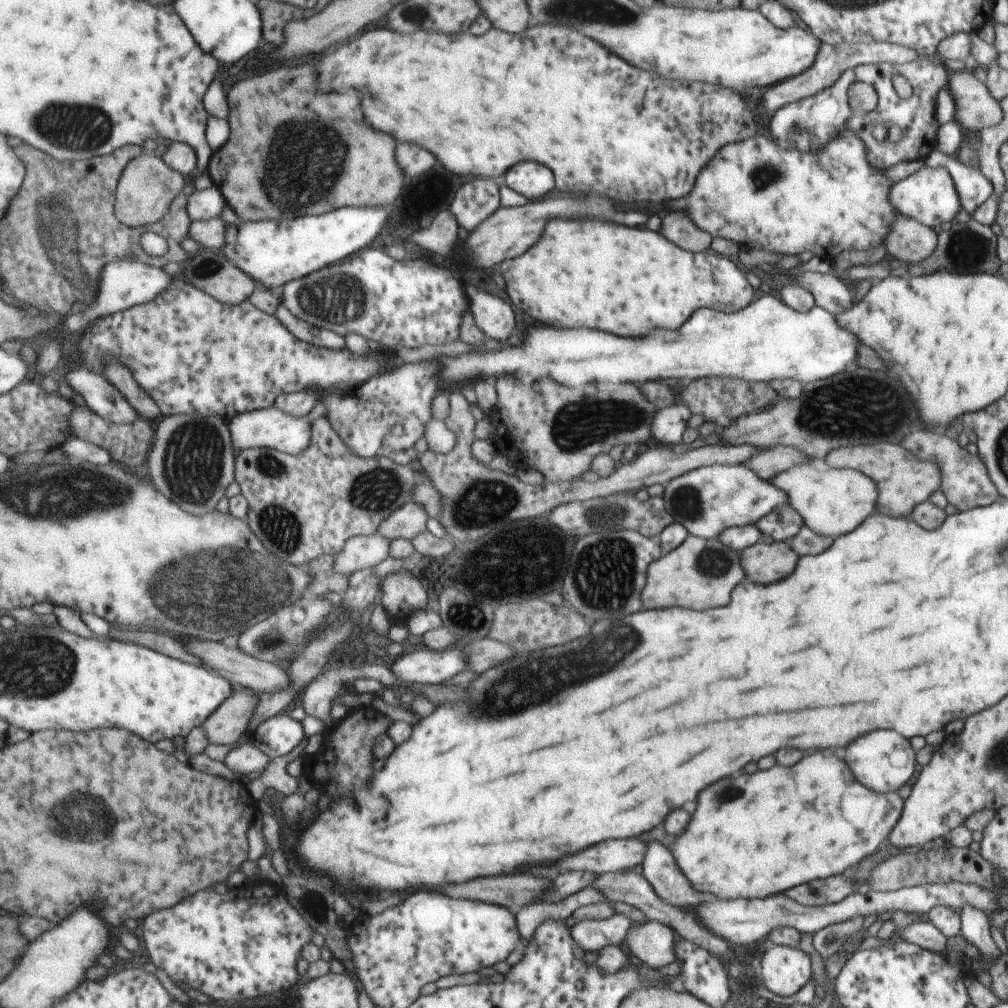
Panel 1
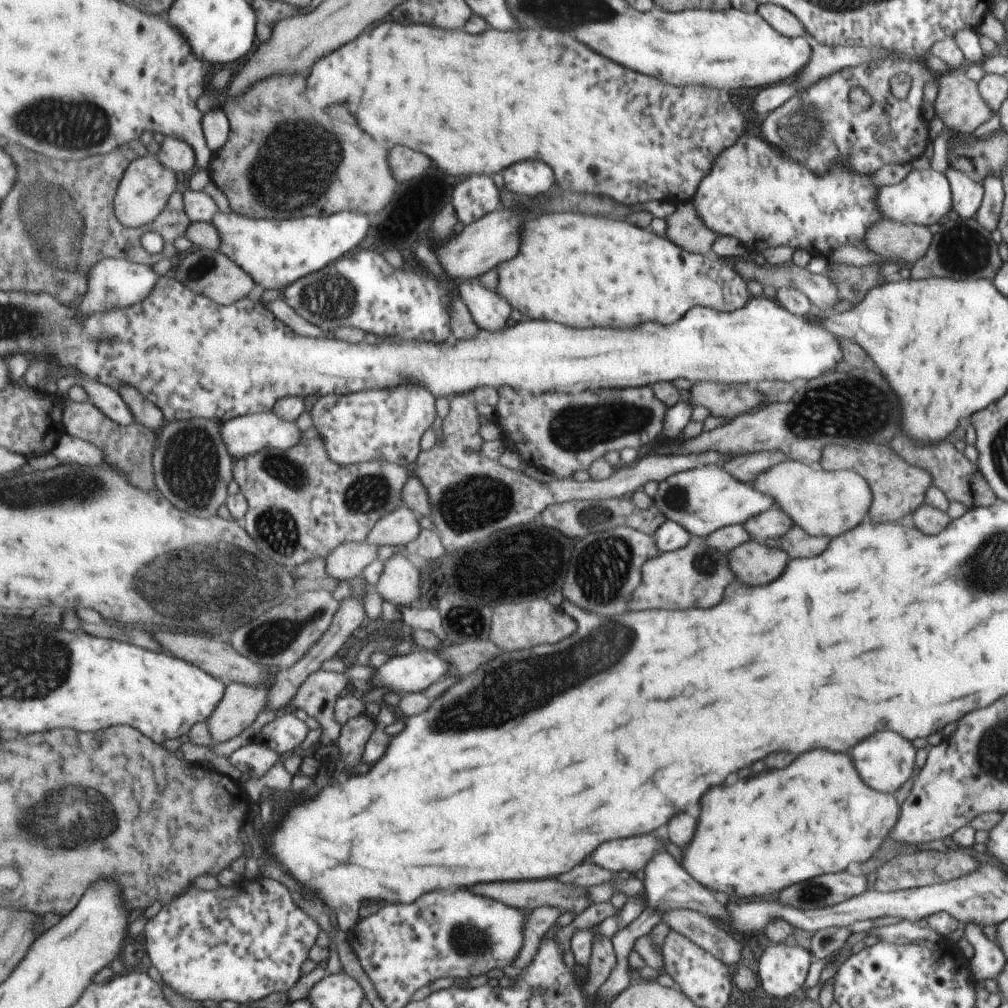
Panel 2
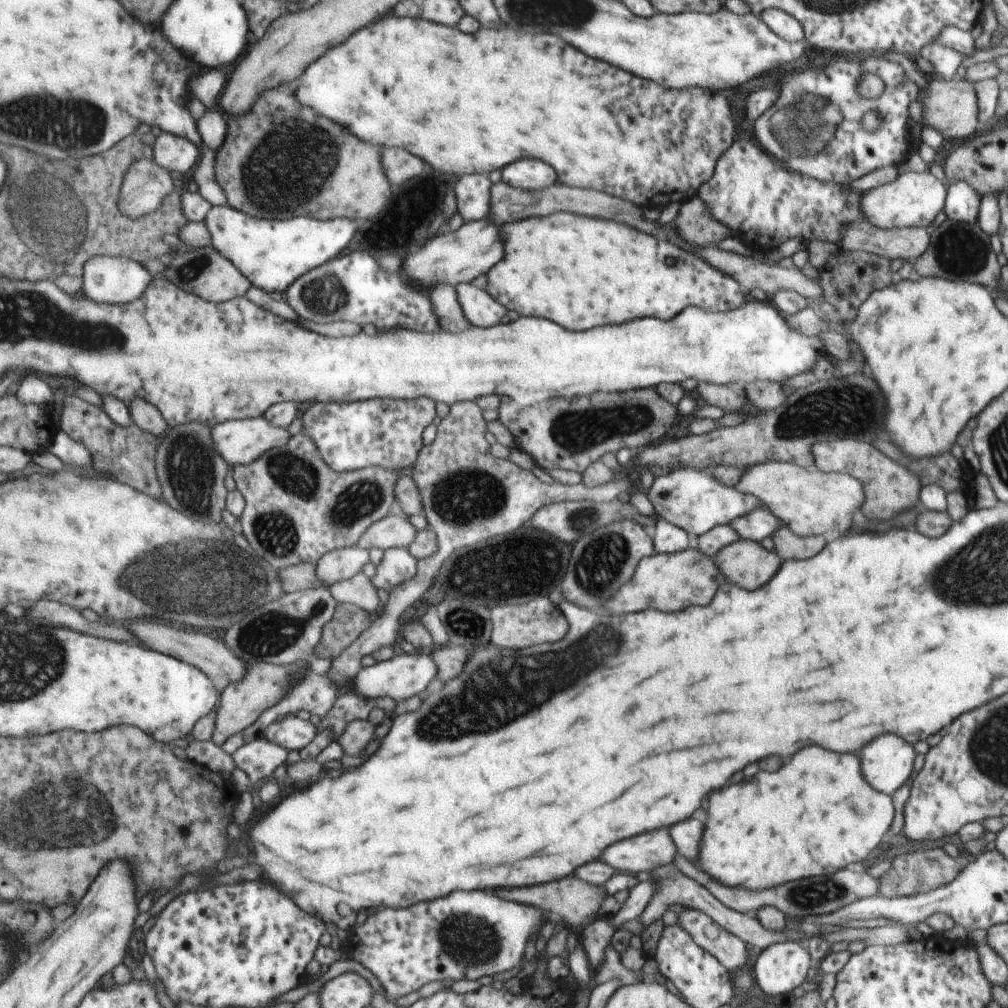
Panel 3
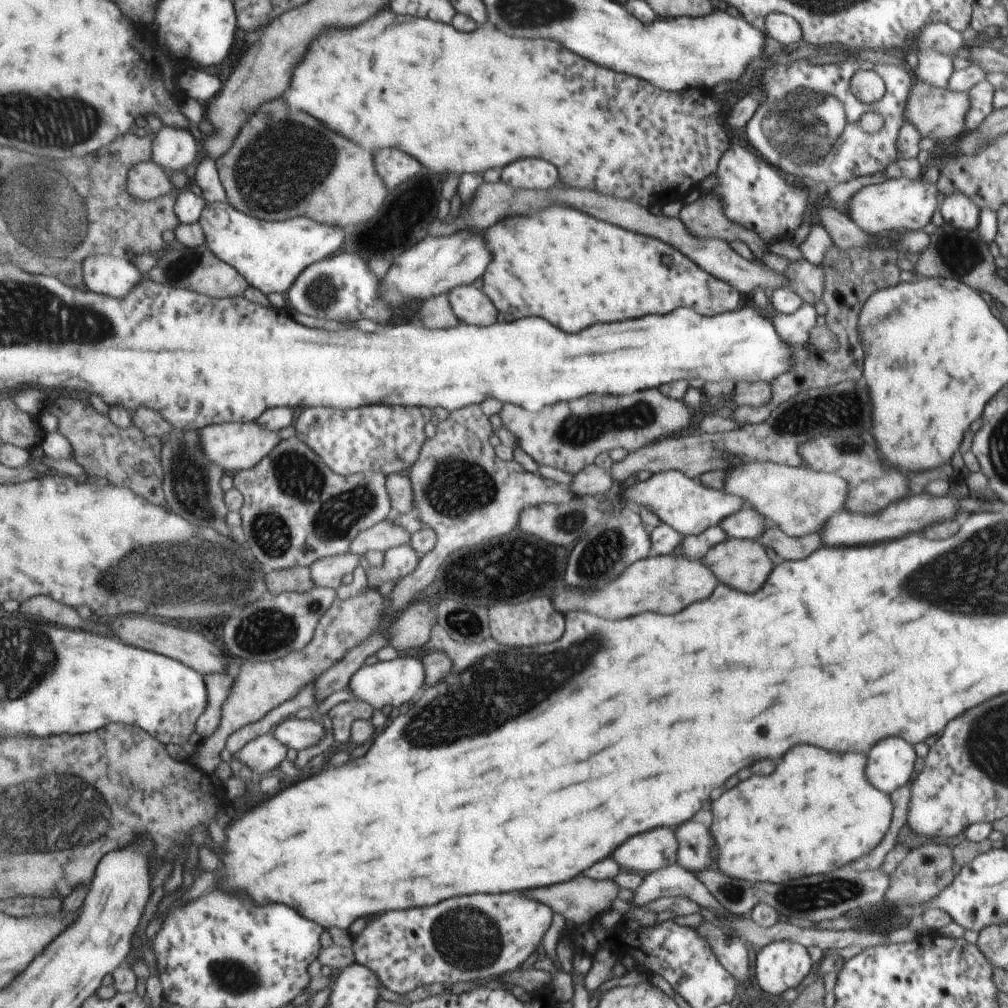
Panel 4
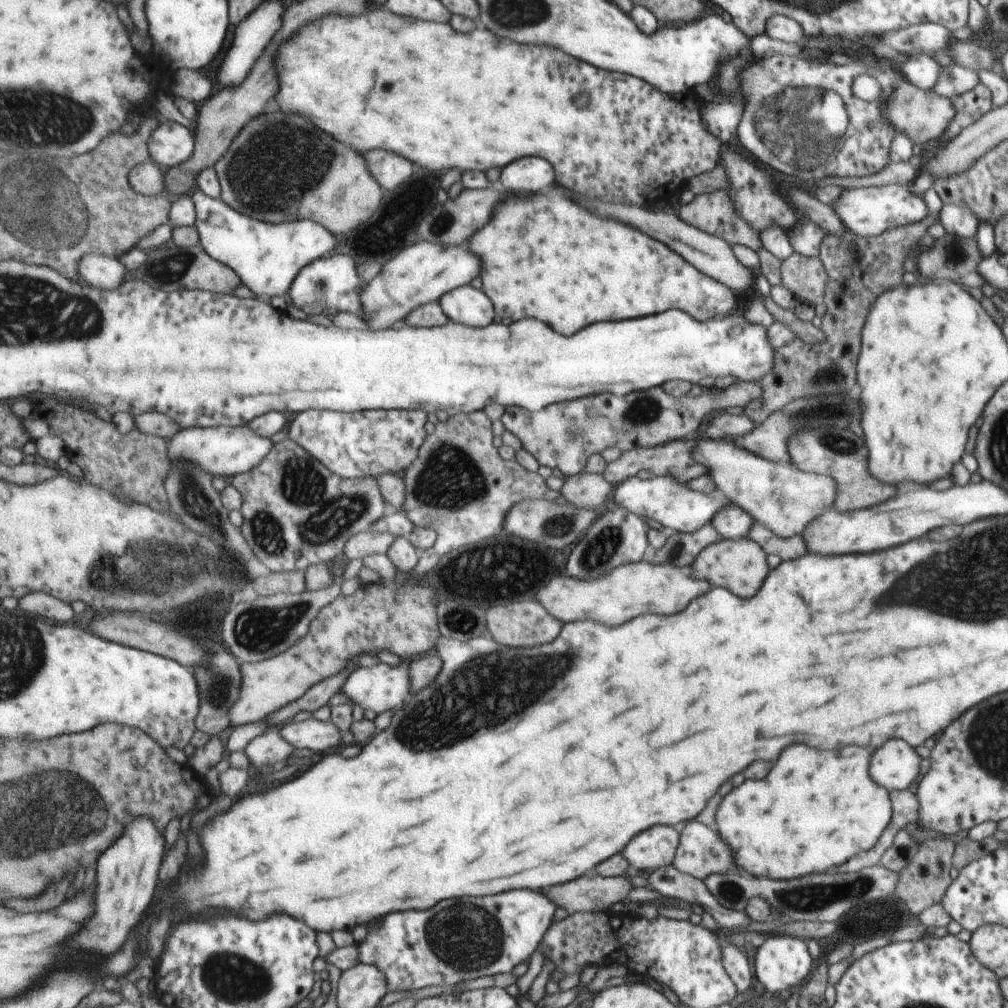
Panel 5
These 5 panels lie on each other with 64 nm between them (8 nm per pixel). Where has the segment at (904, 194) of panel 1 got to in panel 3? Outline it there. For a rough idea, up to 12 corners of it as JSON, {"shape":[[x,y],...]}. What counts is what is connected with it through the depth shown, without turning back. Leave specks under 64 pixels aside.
{"shape":[[926,170],[866,190],[874,228],[928,228],[949,187]]}

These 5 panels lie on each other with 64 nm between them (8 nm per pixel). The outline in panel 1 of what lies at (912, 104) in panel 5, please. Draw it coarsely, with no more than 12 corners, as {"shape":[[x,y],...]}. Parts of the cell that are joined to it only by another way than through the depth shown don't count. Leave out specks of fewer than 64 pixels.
{"shape":[[951,71],[954,121],[980,132],[1002,122],[1000,101],[972,75]]}

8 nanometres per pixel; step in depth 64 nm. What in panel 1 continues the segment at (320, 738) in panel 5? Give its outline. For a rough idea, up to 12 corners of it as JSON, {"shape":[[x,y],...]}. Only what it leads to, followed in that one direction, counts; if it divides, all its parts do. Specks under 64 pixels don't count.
{"shape":[[278,715],[253,741],[272,759],[288,756],[306,738],[302,721]]}

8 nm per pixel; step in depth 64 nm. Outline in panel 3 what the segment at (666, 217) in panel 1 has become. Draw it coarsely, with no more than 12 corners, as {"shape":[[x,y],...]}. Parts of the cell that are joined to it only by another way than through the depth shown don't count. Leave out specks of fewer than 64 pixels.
{"shape":[[702,198],[682,201],[678,236],[696,248],[732,235]]}

